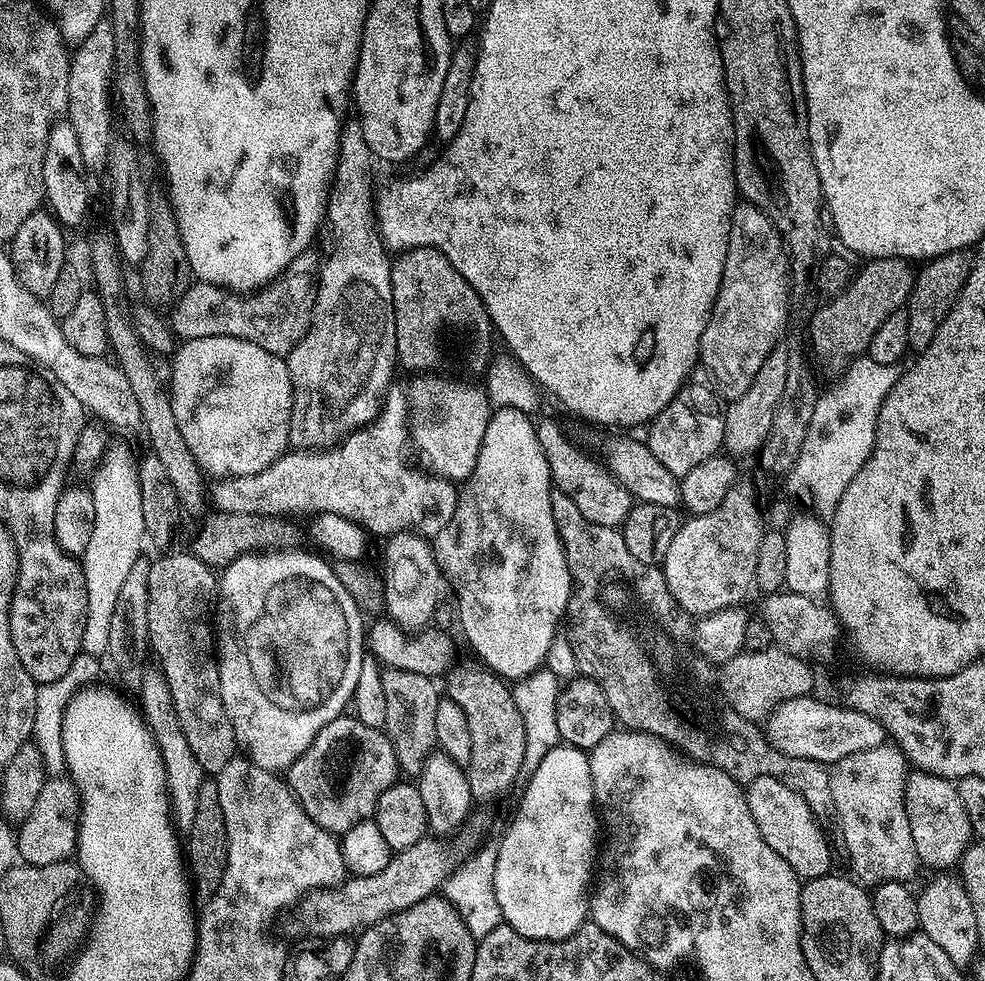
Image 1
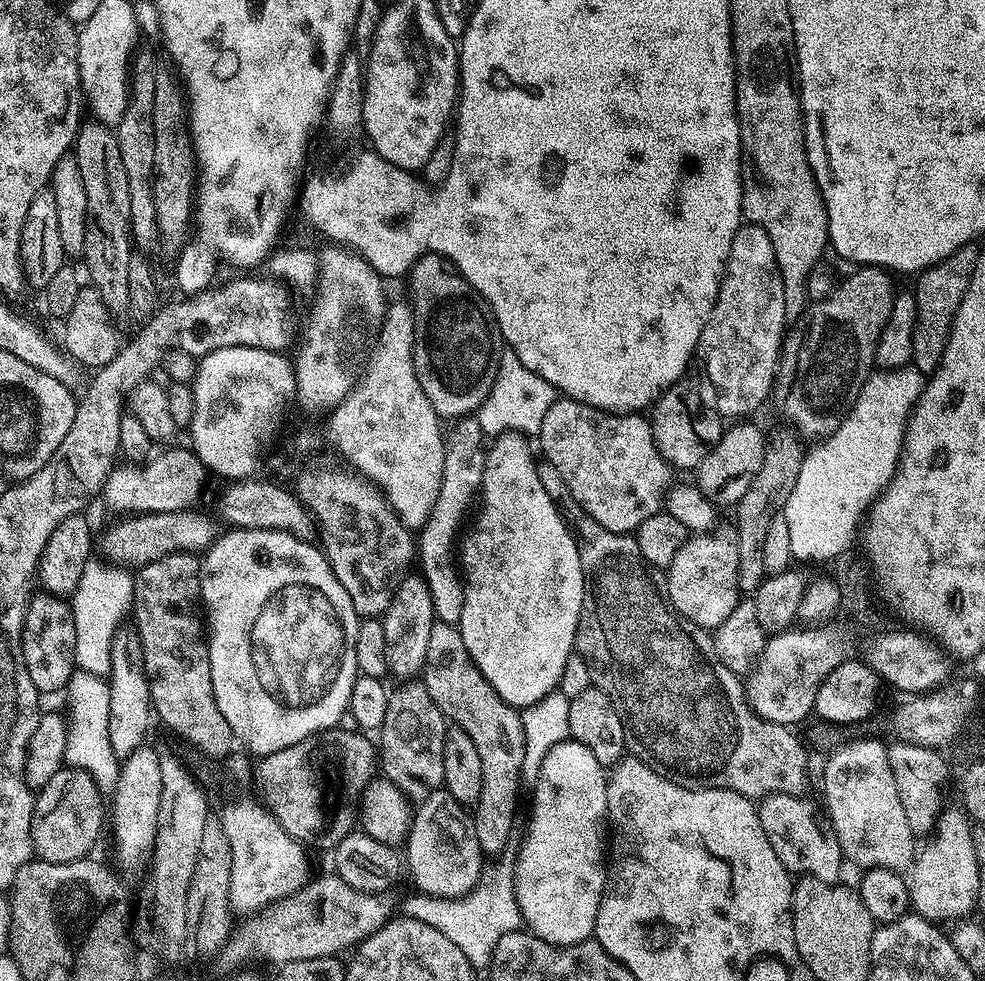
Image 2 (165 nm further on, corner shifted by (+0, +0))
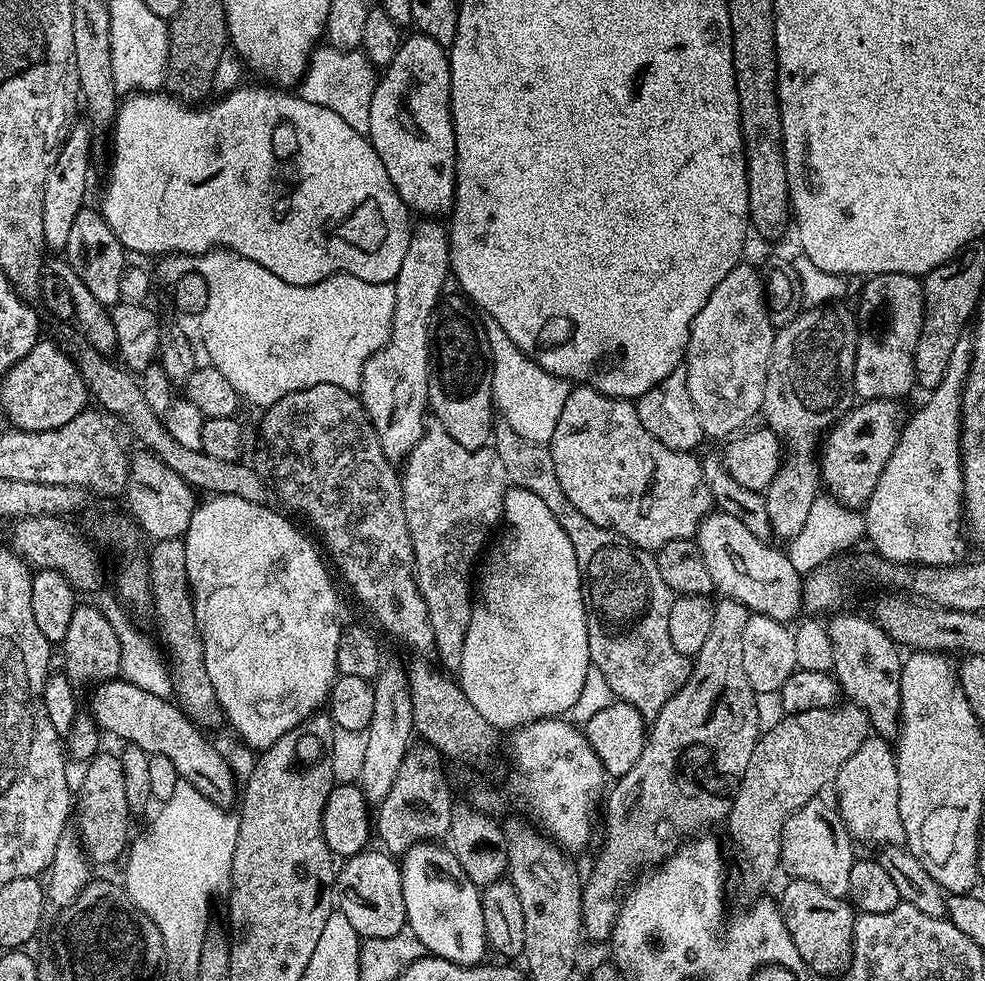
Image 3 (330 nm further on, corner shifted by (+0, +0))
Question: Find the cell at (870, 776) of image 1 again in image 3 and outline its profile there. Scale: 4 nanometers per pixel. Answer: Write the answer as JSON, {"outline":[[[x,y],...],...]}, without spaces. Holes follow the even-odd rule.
{"outline":[[[875,734],[846,758],[842,770],[838,770],[834,781],[836,788],[835,807],[840,813],[840,821],[853,841],[877,846],[903,845],[904,823],[898,814],[898,770],[894,748],[887,739]]]}

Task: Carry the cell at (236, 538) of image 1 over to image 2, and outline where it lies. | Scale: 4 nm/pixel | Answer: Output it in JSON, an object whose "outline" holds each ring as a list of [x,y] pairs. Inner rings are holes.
{"outline":[[[196,511],[146,512],[117,519],[120,521],[110,525],[101,540],[99,537],[99,551],[100,548],[104,551],[103,559],[108,564],[129,570],[145,568],[150,562],[175,552],[203,553],[216,539],[218,529],[210,517]]]}

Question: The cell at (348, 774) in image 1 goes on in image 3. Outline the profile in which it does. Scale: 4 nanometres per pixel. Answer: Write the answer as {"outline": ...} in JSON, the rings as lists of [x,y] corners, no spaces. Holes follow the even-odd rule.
{"outline":[[[115,678],[98,683],[91,689],[92,711],[90,716],[97,727],[112,736],[124,740],[128,744],[138,746],[150,757],[161,756],[174,762],[174,770],[178,770],[180,779],[190,782],[194,790],[206,794],[215,804],[228,810],[238,800],[238,780],[232,768],[220,757],[220,752],[207,740],[207,735],[198,731],[190,723],[187,716],[169,699],[158,698],[158,694],[150,694],[123,678]]]}

